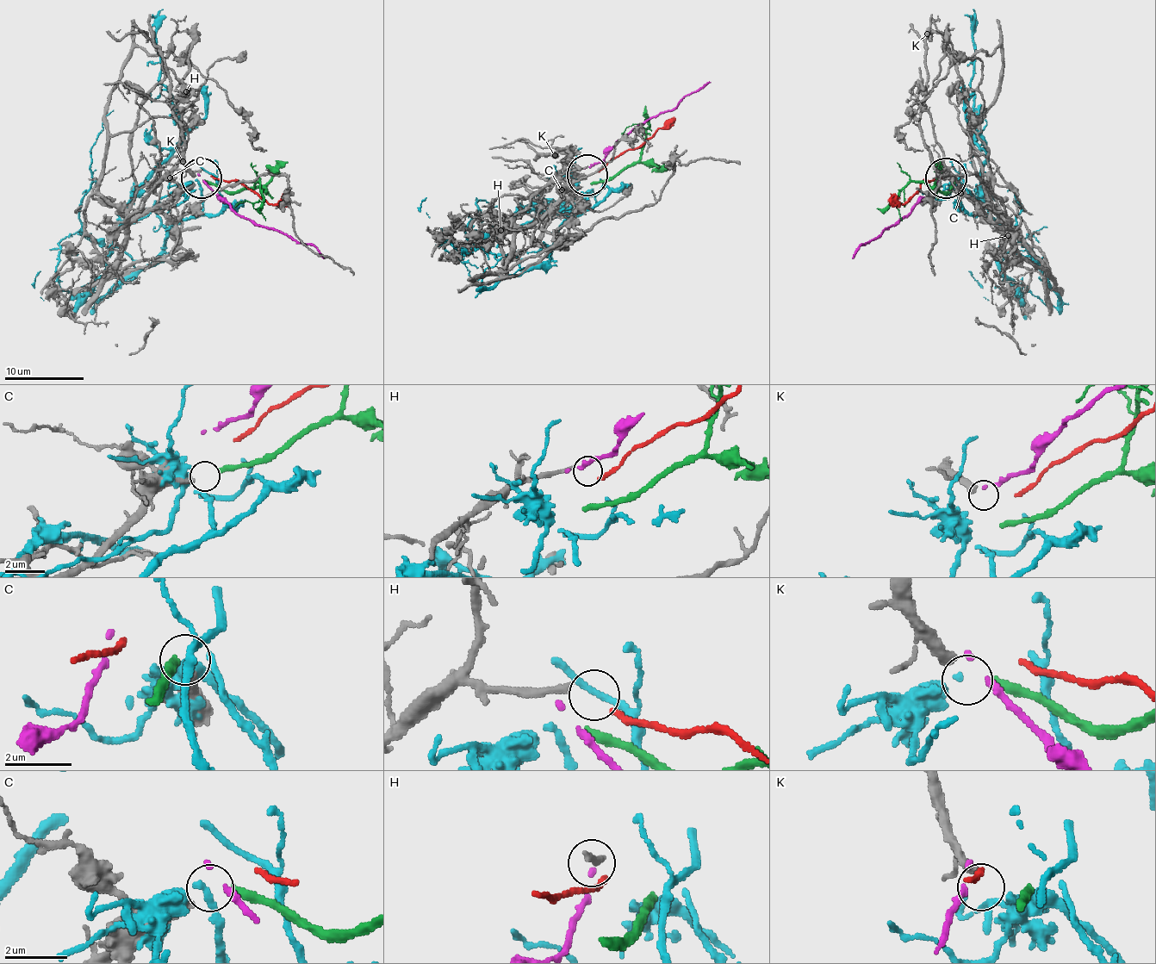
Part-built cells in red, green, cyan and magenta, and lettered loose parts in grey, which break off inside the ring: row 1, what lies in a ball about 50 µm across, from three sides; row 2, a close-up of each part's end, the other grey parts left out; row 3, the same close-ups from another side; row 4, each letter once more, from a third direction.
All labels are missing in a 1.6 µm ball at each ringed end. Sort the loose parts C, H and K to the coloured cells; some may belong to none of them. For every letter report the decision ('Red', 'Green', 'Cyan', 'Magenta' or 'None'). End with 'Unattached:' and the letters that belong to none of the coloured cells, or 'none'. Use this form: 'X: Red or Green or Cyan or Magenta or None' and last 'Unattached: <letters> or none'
C: Green
H: None
K: None
Unattached: H, K

